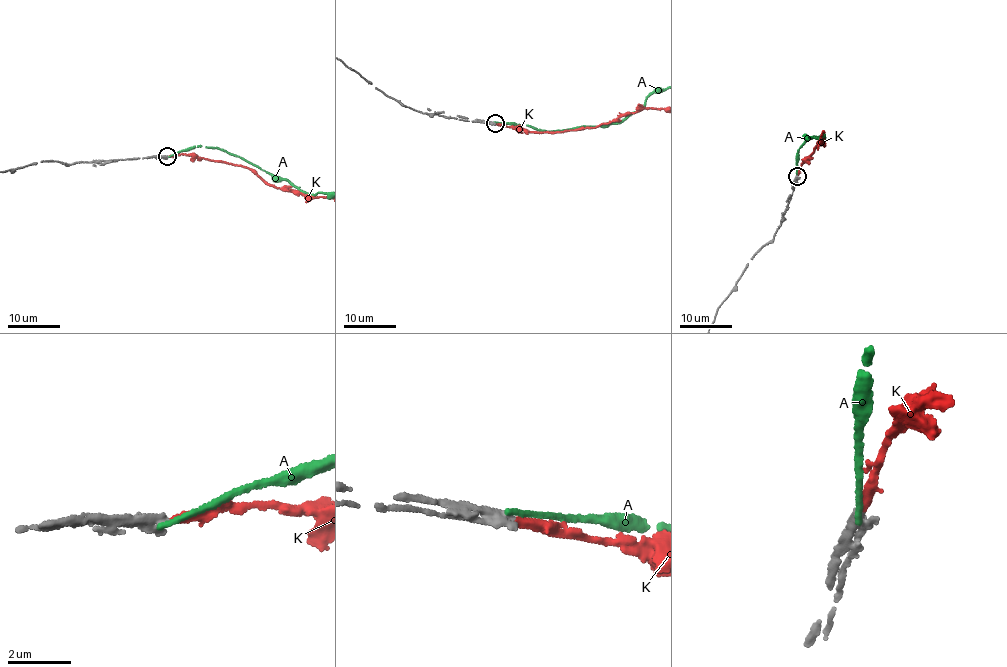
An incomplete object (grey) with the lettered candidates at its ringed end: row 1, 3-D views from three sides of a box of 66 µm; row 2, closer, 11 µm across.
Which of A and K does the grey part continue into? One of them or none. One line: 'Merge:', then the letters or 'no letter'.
Merge: K

